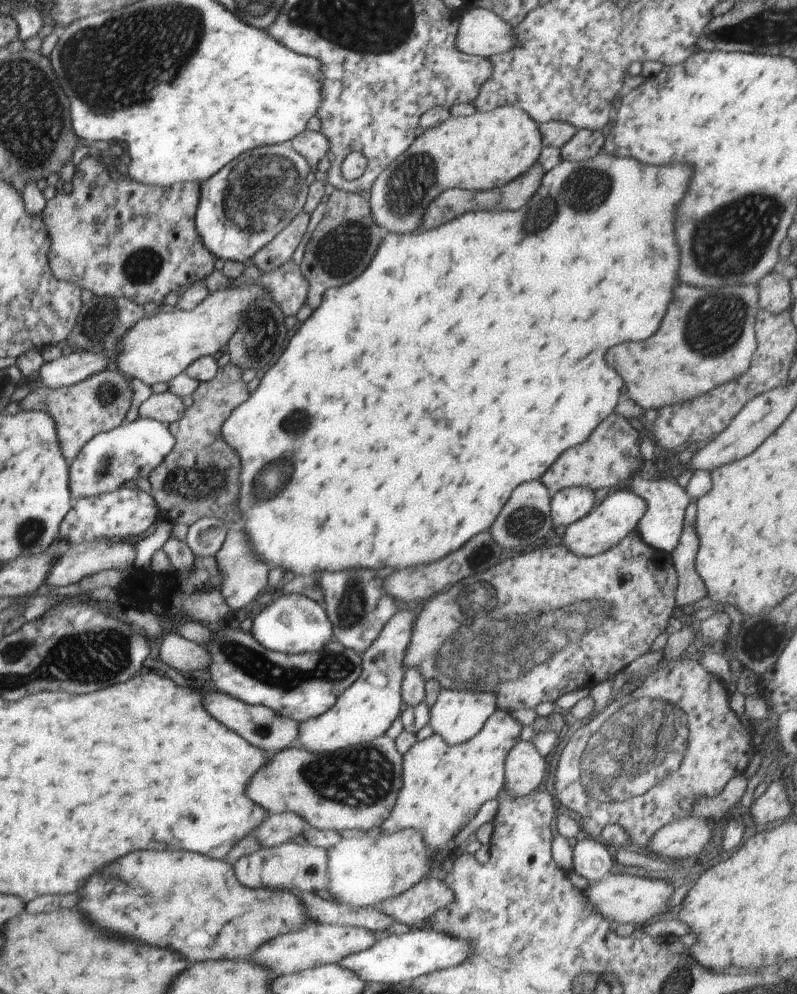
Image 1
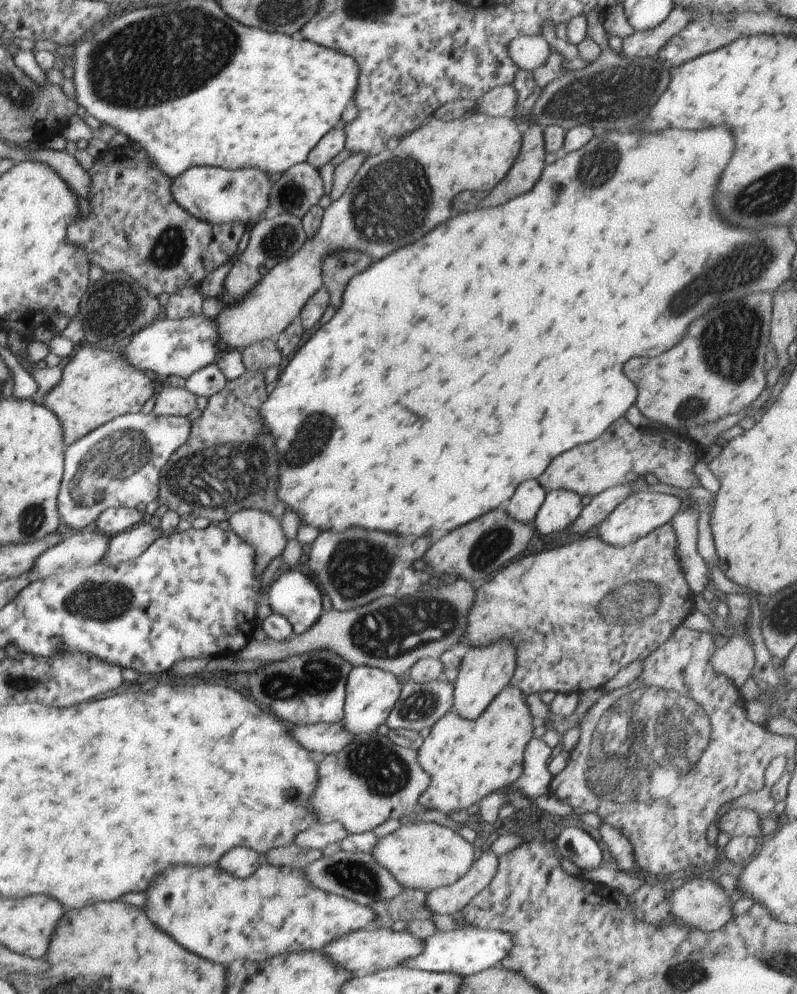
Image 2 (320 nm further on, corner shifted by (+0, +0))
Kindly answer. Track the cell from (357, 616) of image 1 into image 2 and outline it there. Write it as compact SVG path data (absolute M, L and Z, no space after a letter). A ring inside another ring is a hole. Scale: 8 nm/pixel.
M346 528L344 532L328 530L321 532L313 541L304 569L315 578L320 590L328 595L332 608L346 612L365 606L380 596L408 596L427 587L430 575L414 570L412 564L424 557L432 542L433 539L428 536L406 538L362 528Z

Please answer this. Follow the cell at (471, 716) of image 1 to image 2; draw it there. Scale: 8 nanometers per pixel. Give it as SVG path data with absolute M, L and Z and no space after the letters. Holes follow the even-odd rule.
M508 640L484 646L468 648L460 662L458 677L453 684L453 711L462 720L478 720L490 706L492 700L500 695L514 677L516 669L516 648Z

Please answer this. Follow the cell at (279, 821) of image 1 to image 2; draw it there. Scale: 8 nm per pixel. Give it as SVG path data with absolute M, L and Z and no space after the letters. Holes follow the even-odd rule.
M318 823L308 826L304 832L298 832L294 838L294 844L304 849L324 850L329 844L344 840L349 836L344 826L340 823Z

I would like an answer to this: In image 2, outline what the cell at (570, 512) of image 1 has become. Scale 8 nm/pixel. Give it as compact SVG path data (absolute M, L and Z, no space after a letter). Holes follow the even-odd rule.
M567 489L552 490L546 494L532 524L536 533L550 536L558 531L567 530L578 520L583 510L582 497L576 492Z

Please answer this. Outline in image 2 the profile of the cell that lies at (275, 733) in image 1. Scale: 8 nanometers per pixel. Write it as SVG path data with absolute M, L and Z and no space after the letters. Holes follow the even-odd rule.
M317 723L317 724L299 724L288 730L292 740L312 752L317 757L339 752L346 744L354 739L346 732L344 724Z

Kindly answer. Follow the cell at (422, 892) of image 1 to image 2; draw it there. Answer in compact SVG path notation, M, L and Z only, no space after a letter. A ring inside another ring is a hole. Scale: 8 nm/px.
M492 850L476 857L474 865L455 884L436 888L426 896L426 908L434 915L458 915L494 878L498 857Z

